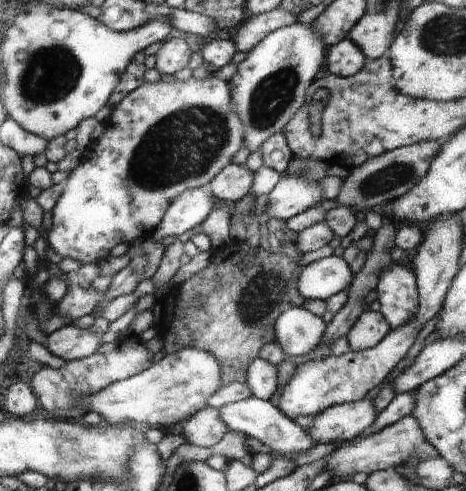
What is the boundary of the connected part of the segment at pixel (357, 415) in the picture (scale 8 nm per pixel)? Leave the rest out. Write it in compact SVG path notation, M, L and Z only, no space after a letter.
M373 397L326 408L307 430L317 444L344 443L359 436L376 420Z

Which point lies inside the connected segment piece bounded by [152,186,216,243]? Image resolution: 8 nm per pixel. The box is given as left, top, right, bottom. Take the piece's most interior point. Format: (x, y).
(190, 209)

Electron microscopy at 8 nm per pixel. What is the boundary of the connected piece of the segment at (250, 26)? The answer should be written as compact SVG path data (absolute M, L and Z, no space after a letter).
M279 7L260 15L248 14L247 19L235 29L233 42L239 52L250 53L264 36L296 22L296 15Z

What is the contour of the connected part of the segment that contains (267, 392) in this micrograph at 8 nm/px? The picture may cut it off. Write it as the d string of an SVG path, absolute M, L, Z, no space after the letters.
M257 357L247 369L247 384L252 396L269 400L278 388L277 367Z

